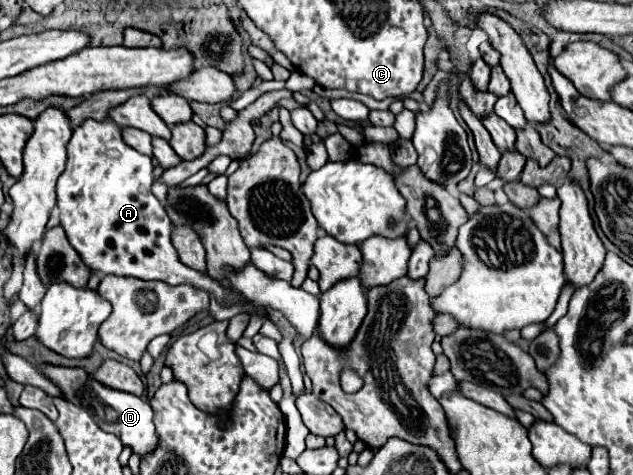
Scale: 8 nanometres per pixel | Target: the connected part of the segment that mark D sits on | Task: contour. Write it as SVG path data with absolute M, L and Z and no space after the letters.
M40 363L38 369L60 389L60 393L72 401L74 405L80 405L88 415L100 425L100 429L114 433L120 437L124 445L130 445L134 453L144 457L144 453L152 451L156 447L156 429L152 423L152 407L142 399L132 393L124 393L118 389L110 389L108 385L92 379L82 367L60 367L60 365L50 365L50 363Z

